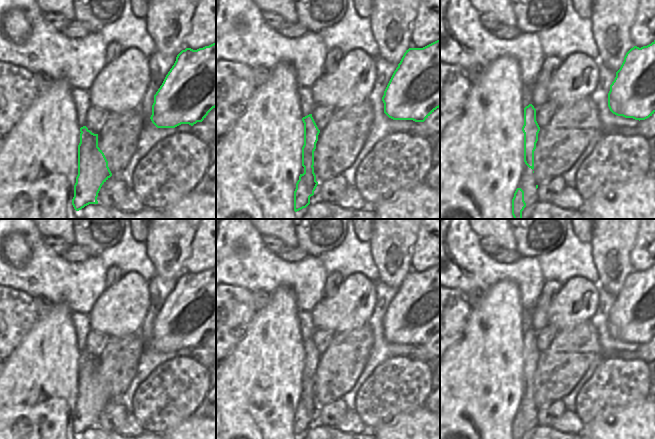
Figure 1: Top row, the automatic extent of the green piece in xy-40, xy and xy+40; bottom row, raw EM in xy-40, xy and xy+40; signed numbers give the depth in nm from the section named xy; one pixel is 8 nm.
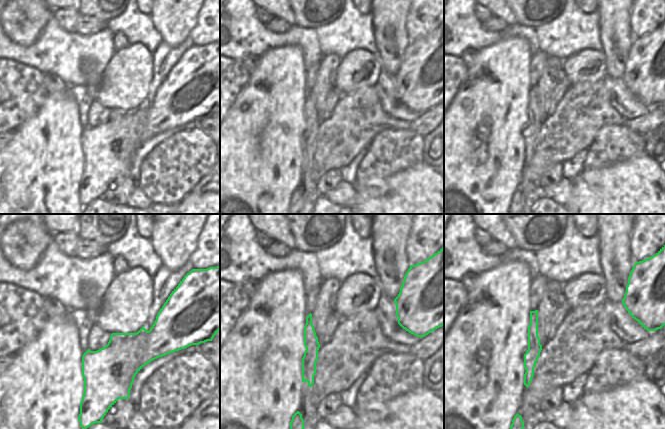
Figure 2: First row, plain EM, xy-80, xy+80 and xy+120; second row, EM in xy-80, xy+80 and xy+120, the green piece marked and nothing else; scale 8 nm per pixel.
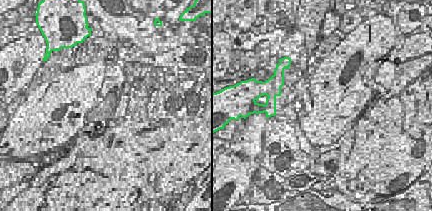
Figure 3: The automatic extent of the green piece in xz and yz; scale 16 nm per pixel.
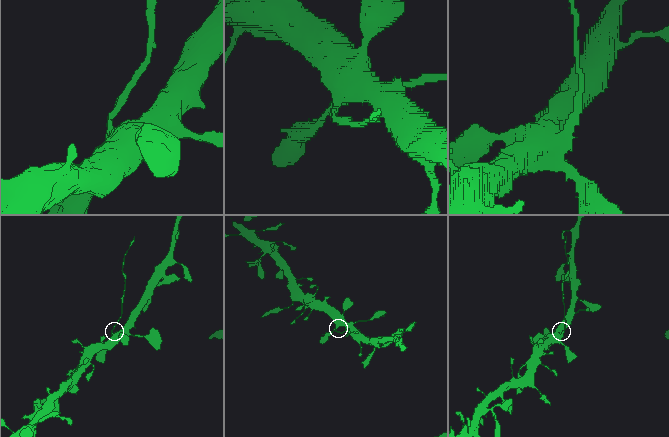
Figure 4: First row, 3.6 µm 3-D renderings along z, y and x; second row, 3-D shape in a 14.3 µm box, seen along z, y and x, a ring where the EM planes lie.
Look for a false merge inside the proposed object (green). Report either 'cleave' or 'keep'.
cleave

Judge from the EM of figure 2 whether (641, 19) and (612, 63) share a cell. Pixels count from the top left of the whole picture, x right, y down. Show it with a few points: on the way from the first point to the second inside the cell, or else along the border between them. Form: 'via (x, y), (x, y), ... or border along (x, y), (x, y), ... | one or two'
border along (630, 10), (630, 29), (635, 38) | two

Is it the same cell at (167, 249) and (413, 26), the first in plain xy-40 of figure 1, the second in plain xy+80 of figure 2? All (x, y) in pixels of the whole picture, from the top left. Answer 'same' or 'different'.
different

